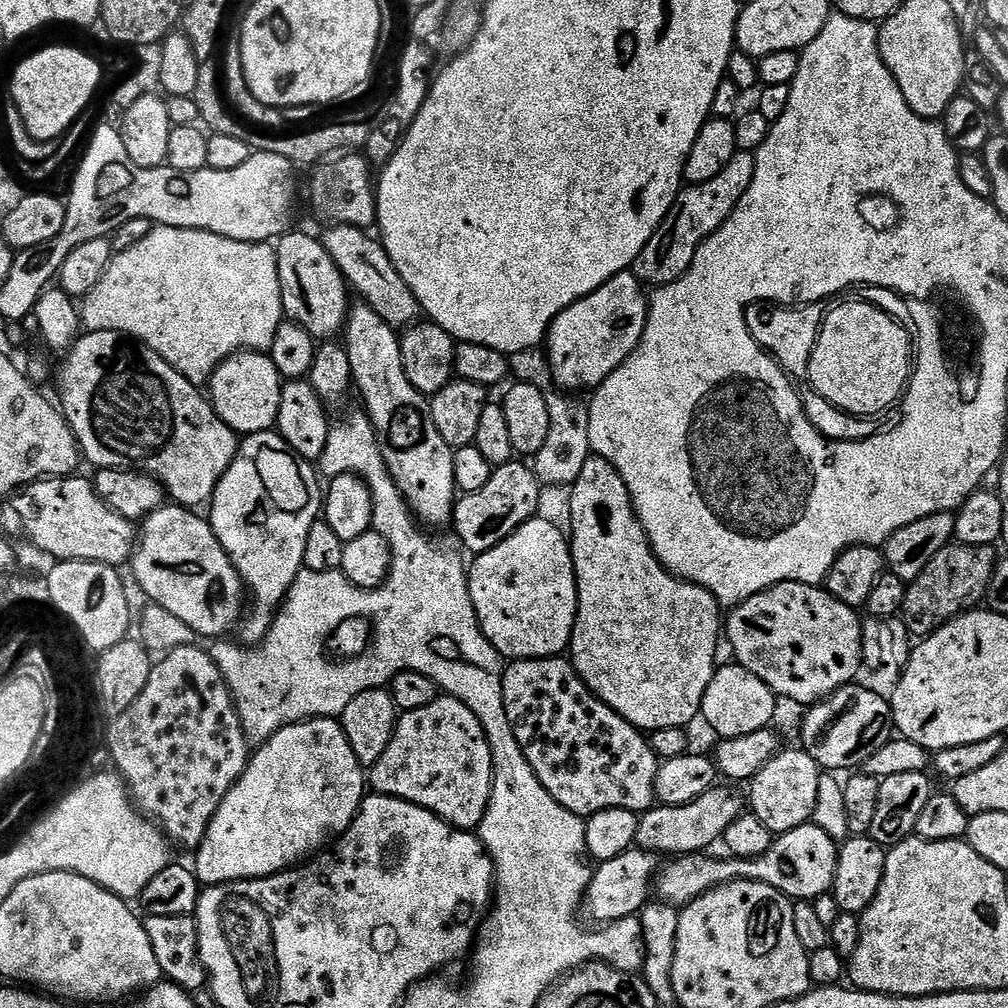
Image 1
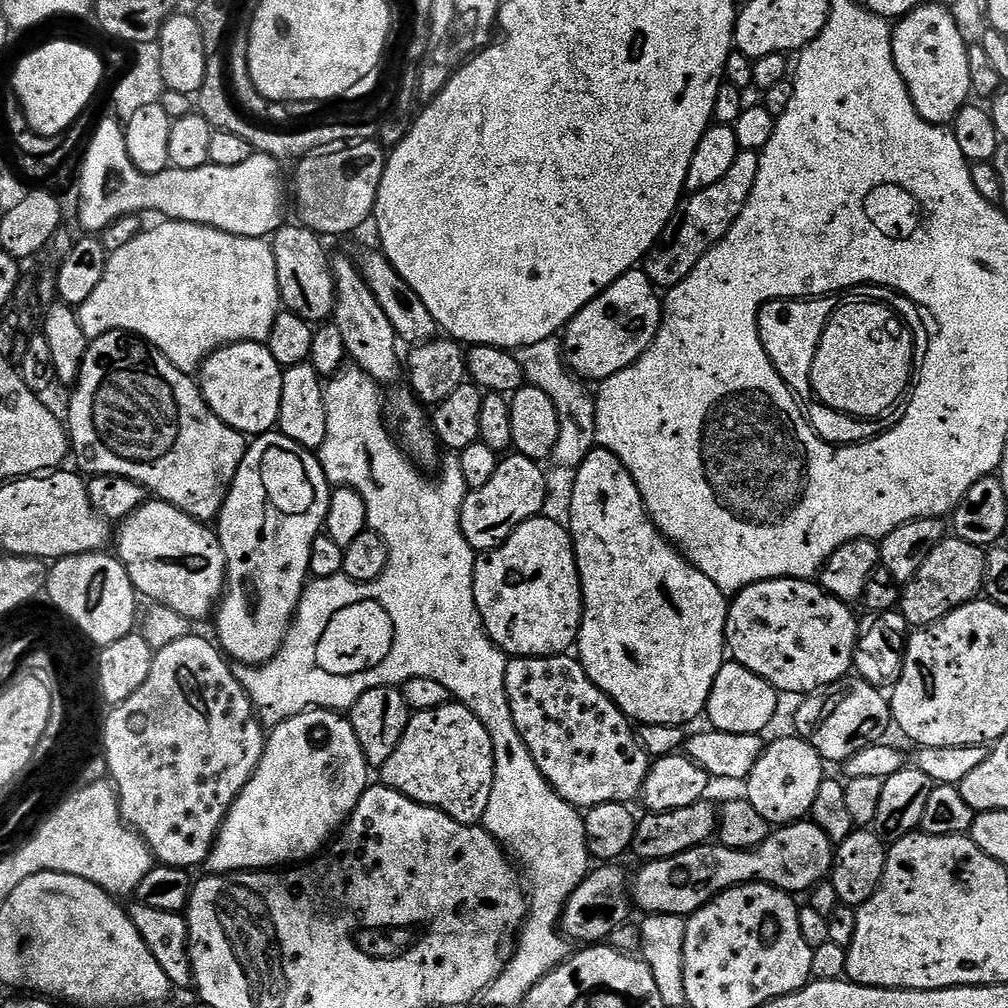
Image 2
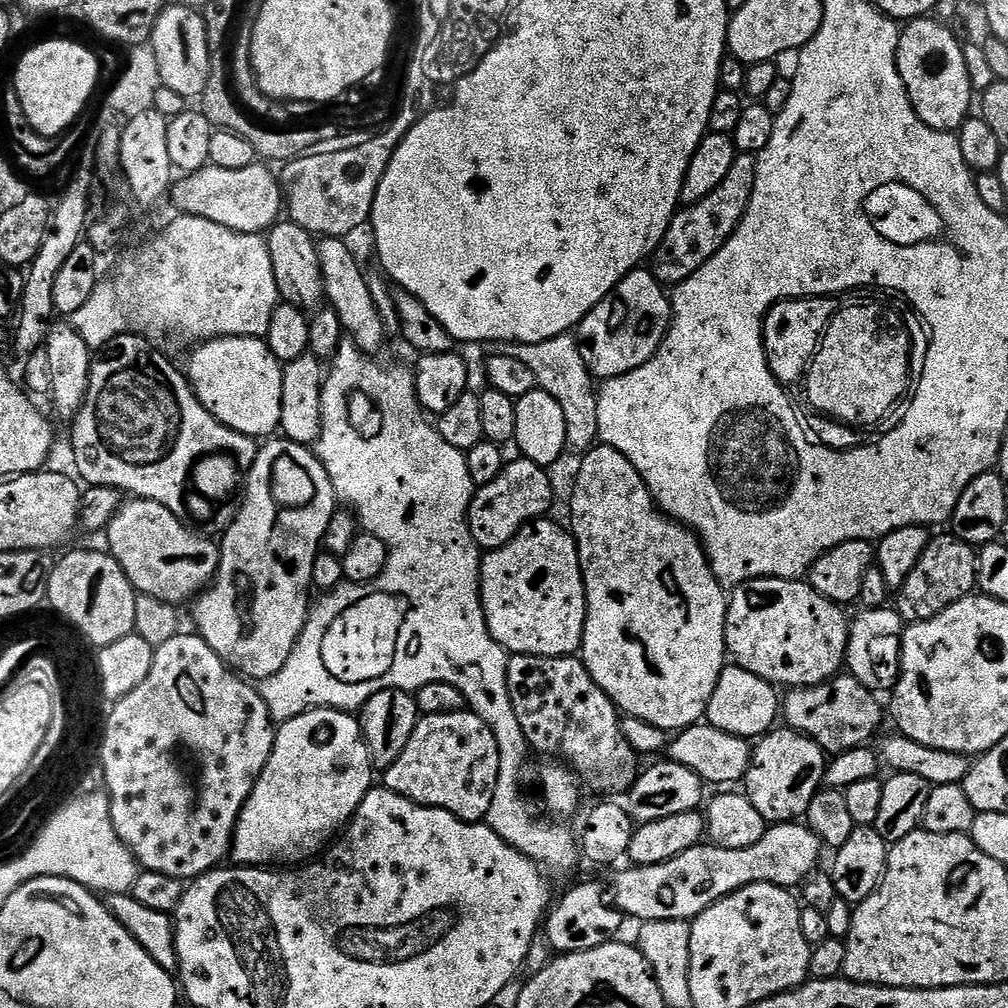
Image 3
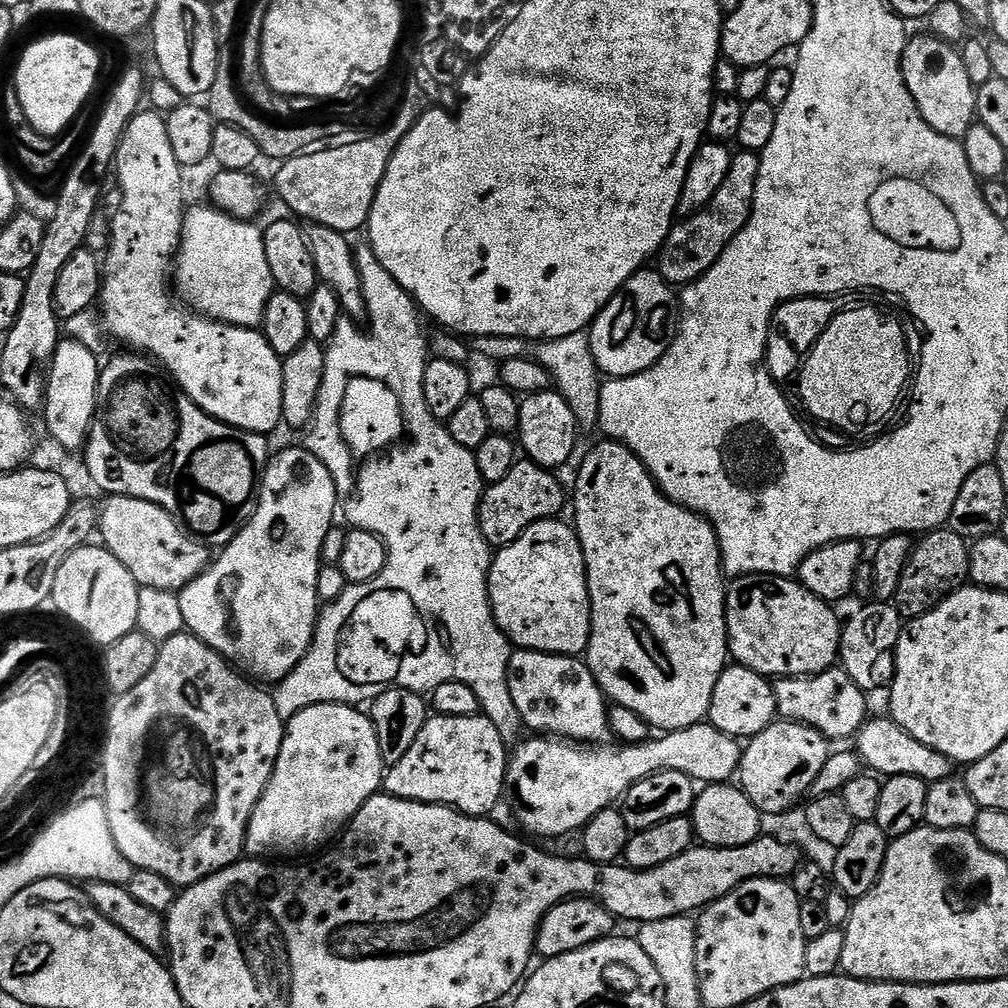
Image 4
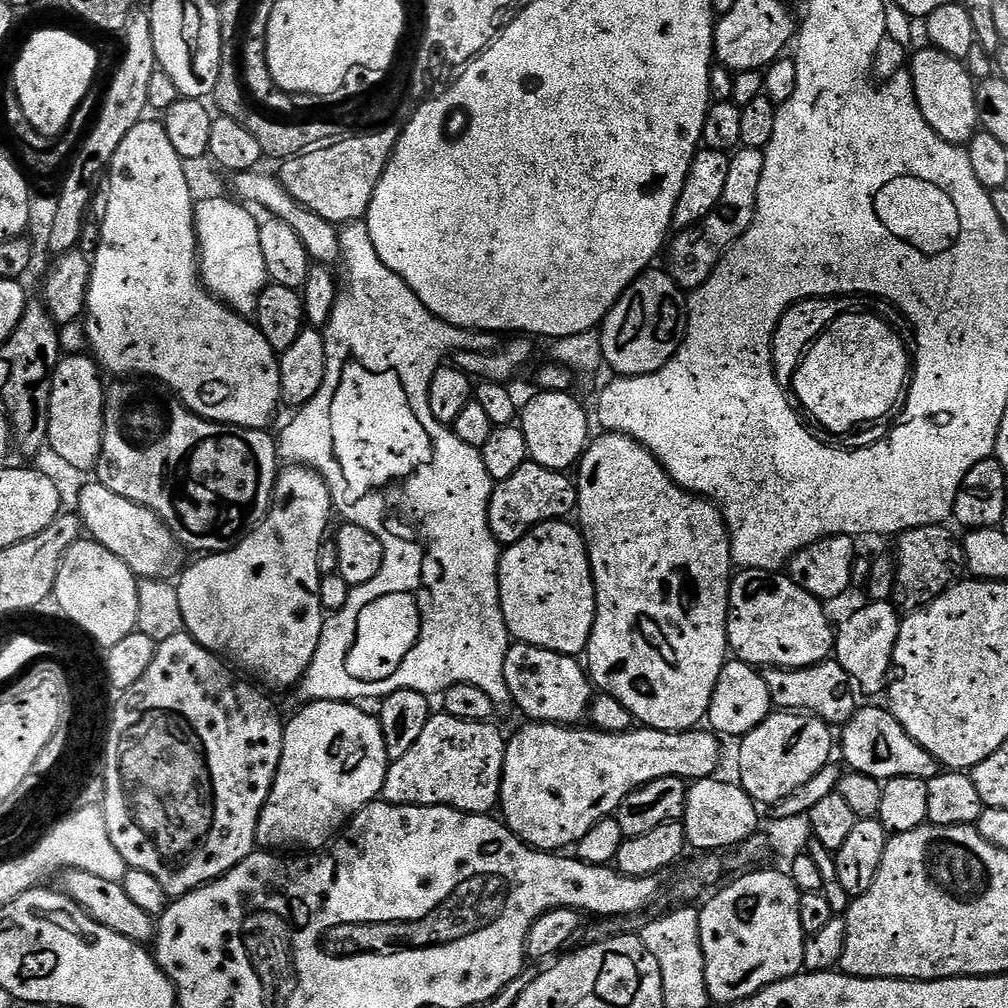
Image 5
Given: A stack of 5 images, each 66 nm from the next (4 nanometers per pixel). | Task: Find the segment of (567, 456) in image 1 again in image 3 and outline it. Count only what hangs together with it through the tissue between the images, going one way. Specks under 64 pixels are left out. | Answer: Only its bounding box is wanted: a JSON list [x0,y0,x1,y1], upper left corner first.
[482,333,599,454]

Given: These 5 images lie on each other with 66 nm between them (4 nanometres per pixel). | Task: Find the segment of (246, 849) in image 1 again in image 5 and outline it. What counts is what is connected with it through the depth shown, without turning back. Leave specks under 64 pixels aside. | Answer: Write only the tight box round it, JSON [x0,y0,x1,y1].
[256,700,390,850]

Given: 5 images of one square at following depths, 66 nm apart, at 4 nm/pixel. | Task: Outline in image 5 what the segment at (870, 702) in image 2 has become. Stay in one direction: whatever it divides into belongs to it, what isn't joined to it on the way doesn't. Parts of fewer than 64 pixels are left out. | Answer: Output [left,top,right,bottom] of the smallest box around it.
[762,658,857,726]

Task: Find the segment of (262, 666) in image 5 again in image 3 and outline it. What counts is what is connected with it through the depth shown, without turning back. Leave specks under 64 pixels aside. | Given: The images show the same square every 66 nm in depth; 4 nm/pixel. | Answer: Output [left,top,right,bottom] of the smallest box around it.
[191,438,338,682]

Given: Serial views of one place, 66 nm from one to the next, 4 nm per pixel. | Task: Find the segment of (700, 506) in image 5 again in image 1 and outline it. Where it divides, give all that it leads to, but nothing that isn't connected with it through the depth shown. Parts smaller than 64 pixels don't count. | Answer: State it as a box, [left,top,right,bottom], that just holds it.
[570,454,722,734]

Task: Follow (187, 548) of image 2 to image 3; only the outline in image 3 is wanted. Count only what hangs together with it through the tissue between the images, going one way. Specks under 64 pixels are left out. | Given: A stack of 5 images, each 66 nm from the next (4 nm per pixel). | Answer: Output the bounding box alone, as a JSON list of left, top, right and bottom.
[107,498,220,606]

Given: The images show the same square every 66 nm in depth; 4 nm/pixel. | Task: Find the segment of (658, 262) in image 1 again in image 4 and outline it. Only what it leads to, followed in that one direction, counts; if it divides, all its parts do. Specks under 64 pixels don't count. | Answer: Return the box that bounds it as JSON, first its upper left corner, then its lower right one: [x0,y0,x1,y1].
[658,151,760,286]

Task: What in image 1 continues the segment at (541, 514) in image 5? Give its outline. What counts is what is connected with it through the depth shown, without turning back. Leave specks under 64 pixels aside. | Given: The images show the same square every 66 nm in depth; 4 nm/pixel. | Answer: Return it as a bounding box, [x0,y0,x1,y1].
[451,462,541,554]

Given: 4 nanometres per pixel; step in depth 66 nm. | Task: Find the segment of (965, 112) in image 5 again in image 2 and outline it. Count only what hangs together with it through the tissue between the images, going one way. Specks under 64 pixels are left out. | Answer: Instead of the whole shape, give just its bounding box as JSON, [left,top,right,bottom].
[892,2,973,125]

